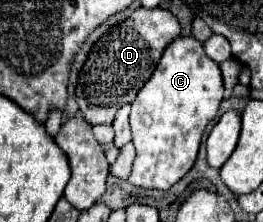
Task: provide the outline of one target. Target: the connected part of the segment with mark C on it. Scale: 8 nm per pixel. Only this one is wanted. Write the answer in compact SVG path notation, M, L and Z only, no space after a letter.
M192 36L174 38L170 46L164 50L154 74L150 76L150 80L144 84L144 88L138 92L136 100L132 102L130 126L134 136L132 142L136 146L136 160L128 180L134 186L150 188L150 190L168 190L172 184L176 184L192 168L206 124L216 116L220 102L222 102L220 66L204 54L204 48L196 38Z

